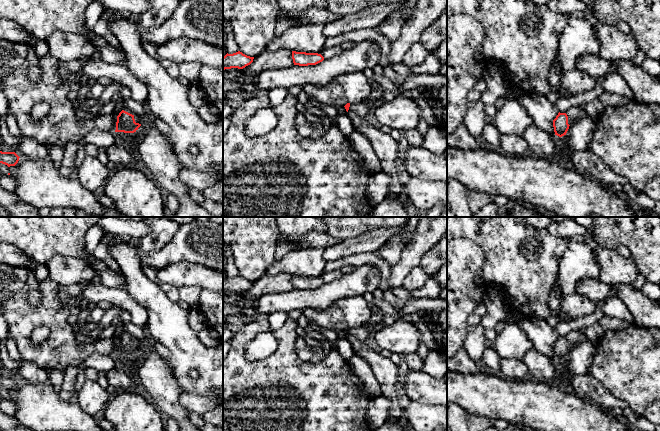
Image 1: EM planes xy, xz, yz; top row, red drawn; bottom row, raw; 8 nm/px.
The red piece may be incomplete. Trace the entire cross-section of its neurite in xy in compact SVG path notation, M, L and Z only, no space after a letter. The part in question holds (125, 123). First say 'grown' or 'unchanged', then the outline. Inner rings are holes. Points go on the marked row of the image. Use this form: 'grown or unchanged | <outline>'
grown | M123 108L117 116L115 132L134 133L141 126L142 119L132 111Z

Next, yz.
grown | M570 107L565 113L559 112L553 120L555 135L559 137L566 135L569 126L586 115L588 115L588 113L582 107Z

